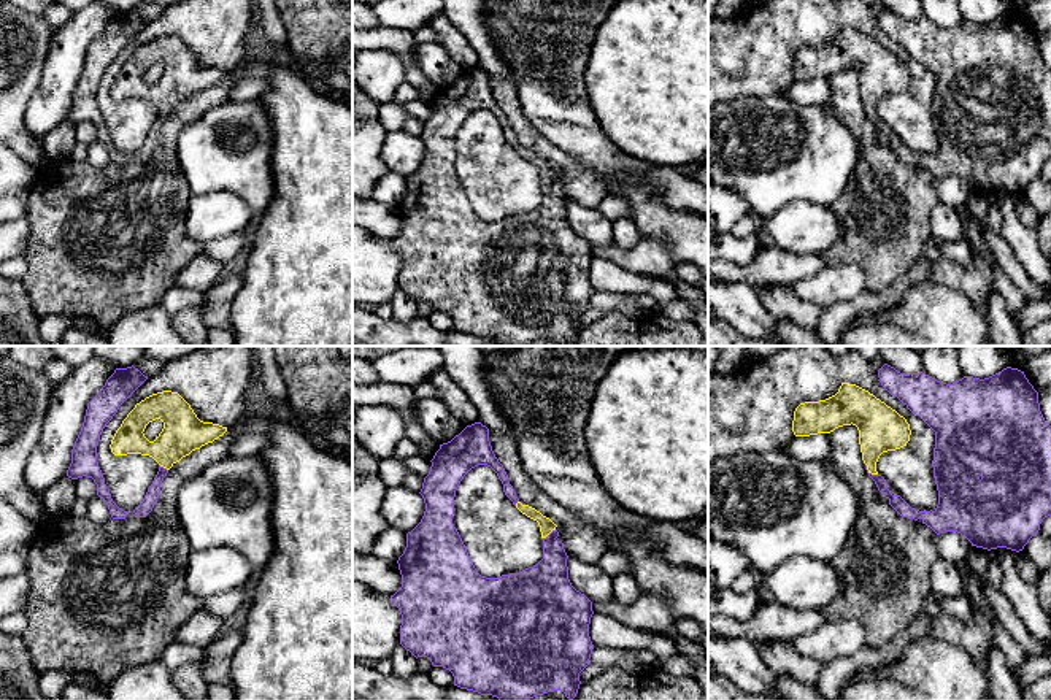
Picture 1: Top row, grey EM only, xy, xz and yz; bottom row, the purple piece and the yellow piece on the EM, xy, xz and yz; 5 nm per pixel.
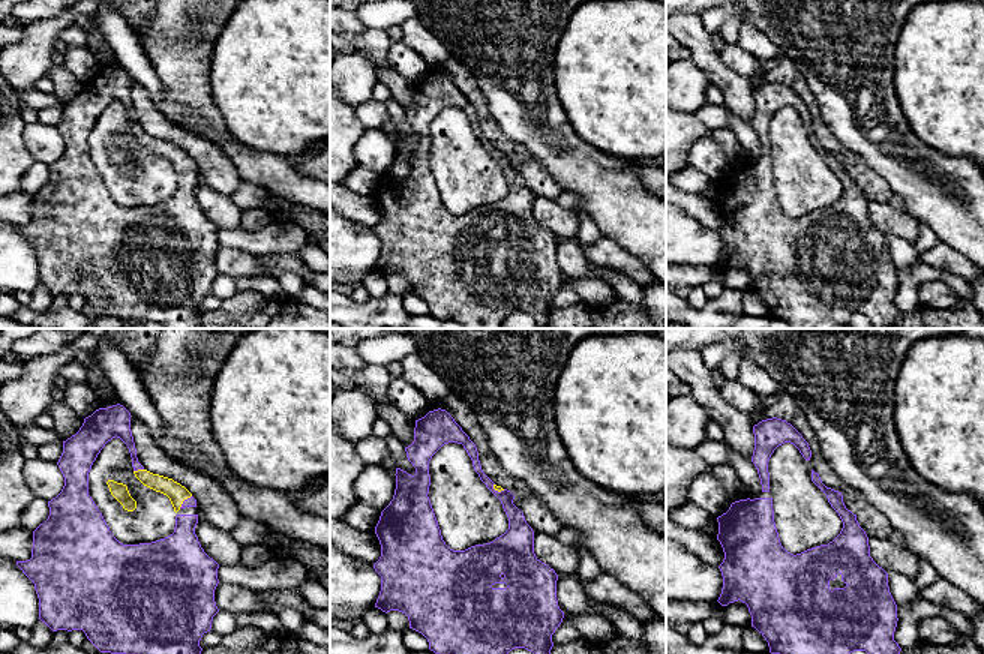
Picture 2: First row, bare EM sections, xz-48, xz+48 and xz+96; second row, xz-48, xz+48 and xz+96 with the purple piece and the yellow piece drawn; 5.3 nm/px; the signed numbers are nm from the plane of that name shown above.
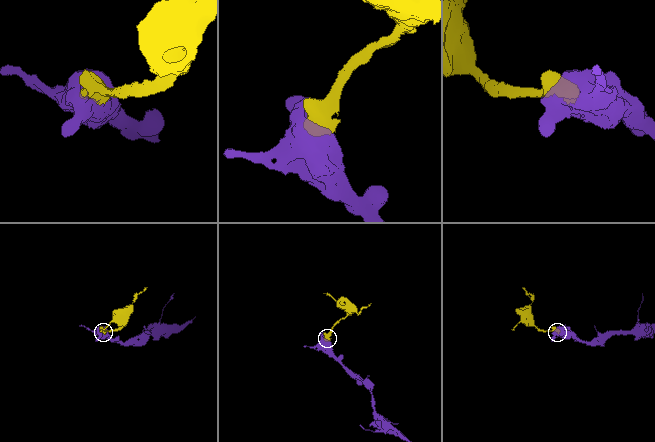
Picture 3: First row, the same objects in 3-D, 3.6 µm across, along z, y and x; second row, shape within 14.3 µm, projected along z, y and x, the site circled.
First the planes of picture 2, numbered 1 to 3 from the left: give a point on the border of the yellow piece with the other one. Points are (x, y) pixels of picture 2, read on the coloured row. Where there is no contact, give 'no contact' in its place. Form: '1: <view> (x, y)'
1: xz-48 (138, 468)
2: xz+48 (497, 491)
3: no contact

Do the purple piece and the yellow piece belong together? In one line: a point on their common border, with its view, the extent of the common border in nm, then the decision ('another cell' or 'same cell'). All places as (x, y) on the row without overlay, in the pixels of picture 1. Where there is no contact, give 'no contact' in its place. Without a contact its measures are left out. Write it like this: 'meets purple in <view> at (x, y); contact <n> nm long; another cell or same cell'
meets purple in yz at (870, 118); contact 90 nm long; same cell

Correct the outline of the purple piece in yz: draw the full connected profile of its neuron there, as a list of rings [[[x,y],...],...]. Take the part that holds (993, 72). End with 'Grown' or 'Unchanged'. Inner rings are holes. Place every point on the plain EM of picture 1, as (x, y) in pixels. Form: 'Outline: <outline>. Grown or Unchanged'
Outline: [[[884,8],[878,22],[891,40],[935,76],[932,111],[938,149],[934,157],[914,154],[900,140],[892,140],[876,116],[880,100],[907,90],[911,75],[903,60],[868,35],[841,27],[835,40],[800,48],[794,56],[794,79],[830,78],[843,70],[856,70],[865,114],[900,160],[921,163],[937,179],[957,176],[976,192],[1022,195],[1038,178],[1041,165],[1051,160],[1051,70],[1024,16],[1007,11],[984,24],[964,21],[946,29],[922,16],[903,19]]]. Grown

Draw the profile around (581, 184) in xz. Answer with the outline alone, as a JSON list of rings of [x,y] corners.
[[[489,73],[489,86],[495,102],[503,110],[519,146],[535,152],[565,175],[562,187],[567,200],[575,200],[589,208],[597,208],[599,203],[608,197],[603,181],[559,146],[545,140],[530,125],[513,83]]]

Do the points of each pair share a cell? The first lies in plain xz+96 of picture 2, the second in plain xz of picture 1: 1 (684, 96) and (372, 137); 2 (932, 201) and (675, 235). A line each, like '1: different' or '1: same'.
1: different
2: same

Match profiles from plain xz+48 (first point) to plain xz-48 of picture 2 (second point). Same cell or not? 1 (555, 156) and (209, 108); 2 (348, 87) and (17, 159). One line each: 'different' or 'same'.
1: same
2: different

